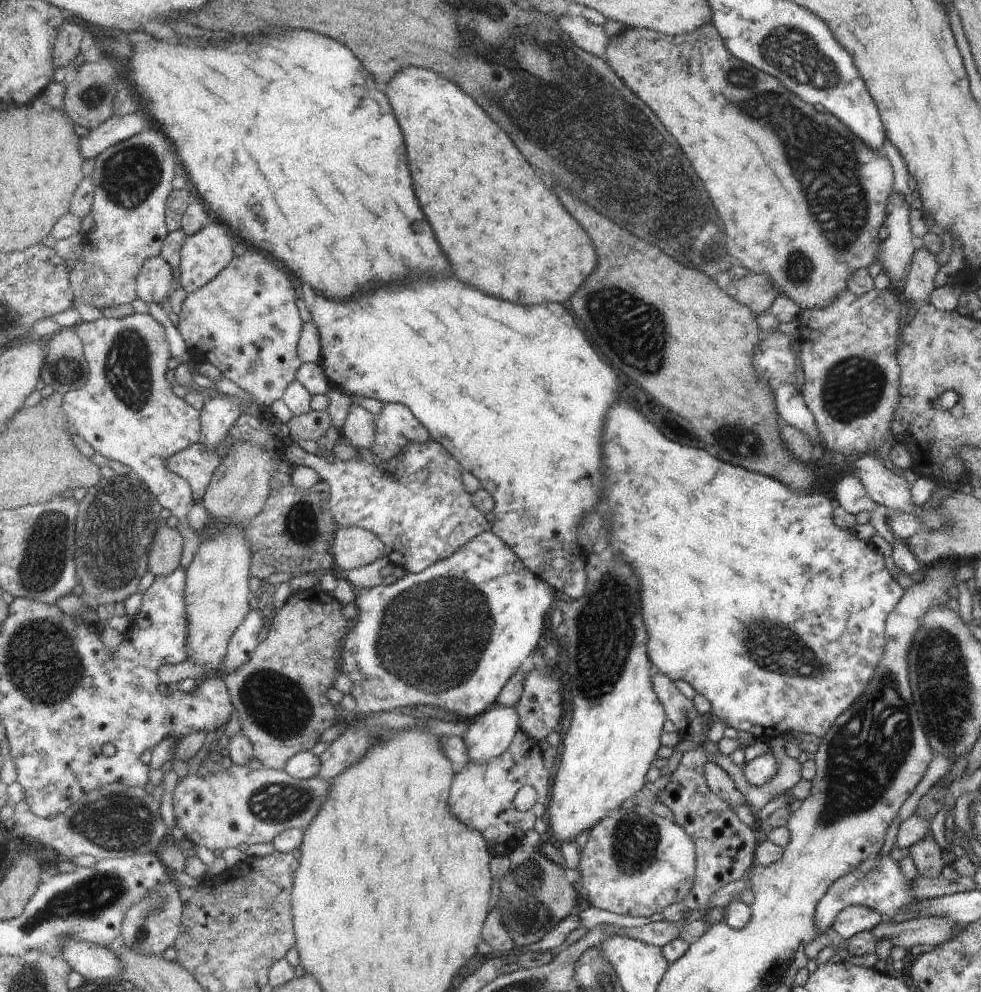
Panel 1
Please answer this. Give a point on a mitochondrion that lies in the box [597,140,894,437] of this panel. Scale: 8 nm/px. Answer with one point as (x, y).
(853, 388)

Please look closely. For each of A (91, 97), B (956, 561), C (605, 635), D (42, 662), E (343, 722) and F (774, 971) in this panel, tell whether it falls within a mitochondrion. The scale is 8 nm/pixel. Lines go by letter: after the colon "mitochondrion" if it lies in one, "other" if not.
A: mitochondrion
B: other
C: mitochondrion
D: mitochondrion
E: other
F: other

